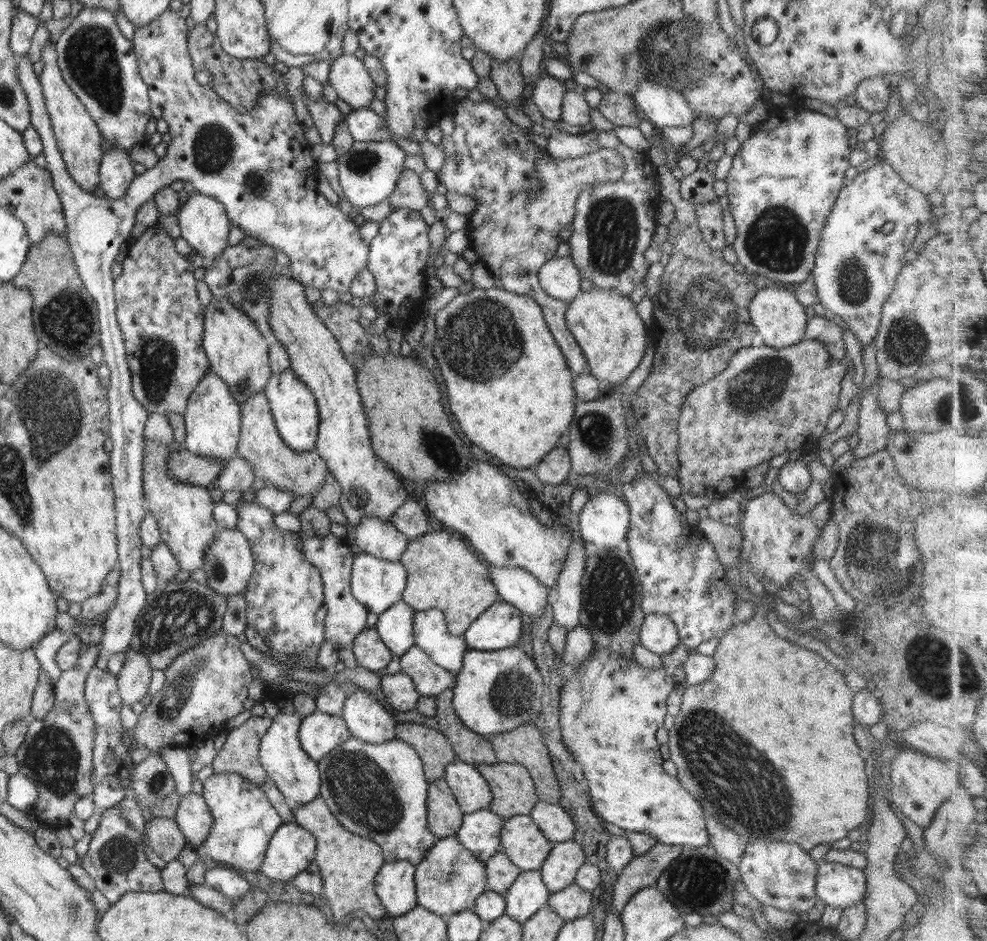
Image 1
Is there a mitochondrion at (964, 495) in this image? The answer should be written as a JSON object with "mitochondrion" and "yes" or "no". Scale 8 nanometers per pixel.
{"mitochondrion":"no"}

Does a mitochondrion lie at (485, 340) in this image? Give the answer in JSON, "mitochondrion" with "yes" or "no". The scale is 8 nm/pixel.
{"mitochondrion":"yes"}

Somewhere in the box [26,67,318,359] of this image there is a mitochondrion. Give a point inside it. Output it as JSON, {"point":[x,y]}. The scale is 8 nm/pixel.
{"point":[67,321]}

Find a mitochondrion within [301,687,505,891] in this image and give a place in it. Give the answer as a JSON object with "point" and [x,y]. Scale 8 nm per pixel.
{"point":[360,790]}

